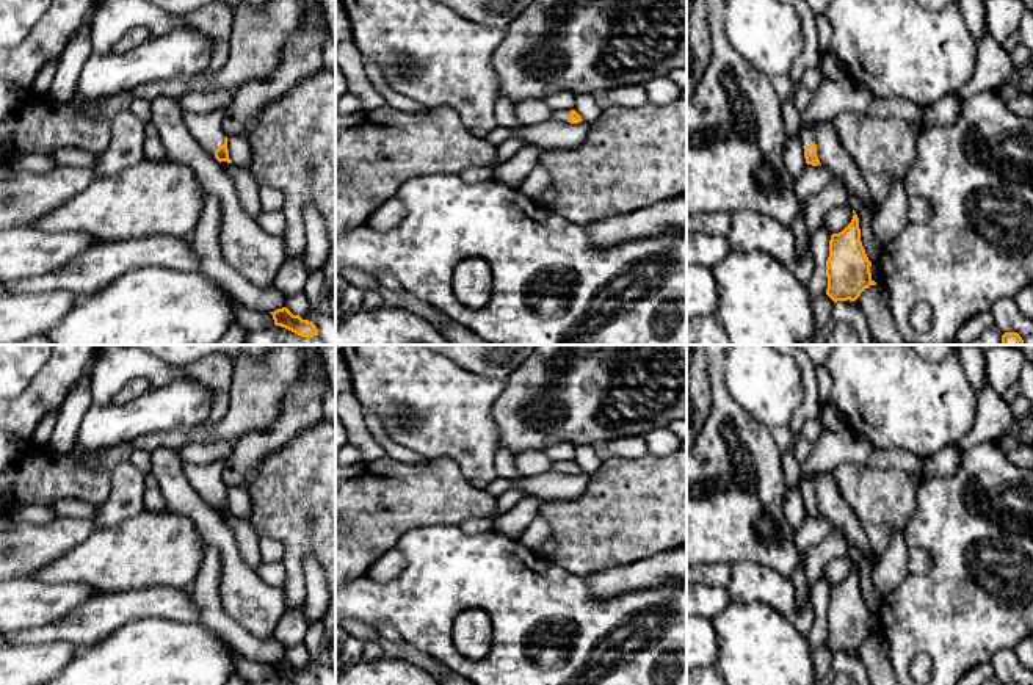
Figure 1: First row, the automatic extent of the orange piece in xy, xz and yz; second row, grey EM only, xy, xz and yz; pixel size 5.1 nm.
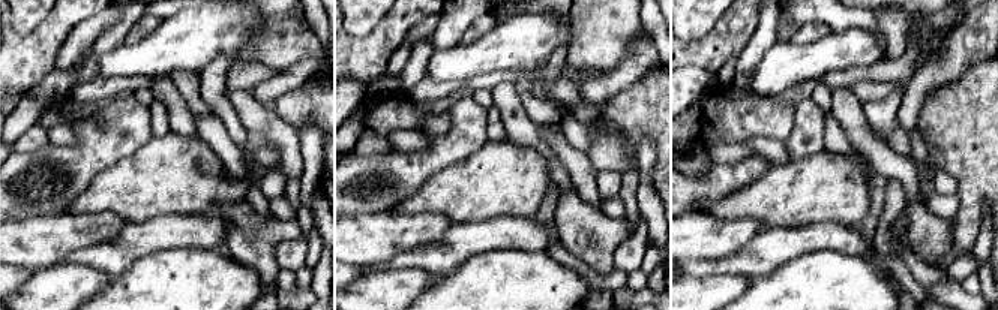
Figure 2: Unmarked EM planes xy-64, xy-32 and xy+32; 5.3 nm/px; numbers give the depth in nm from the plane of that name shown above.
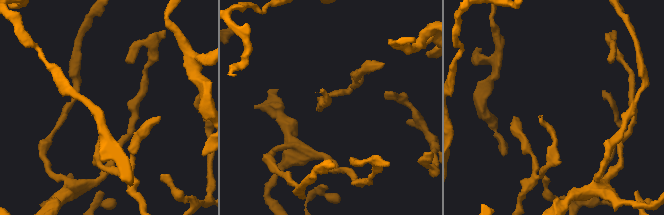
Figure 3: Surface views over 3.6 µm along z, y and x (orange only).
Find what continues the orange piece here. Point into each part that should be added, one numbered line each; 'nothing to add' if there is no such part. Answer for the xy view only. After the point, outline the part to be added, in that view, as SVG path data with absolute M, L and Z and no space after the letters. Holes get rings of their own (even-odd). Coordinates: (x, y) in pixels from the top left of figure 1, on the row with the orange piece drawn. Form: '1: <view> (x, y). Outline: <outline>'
1: xy (206, 127). Outline: M213 108L205 113L183 111L183 121L194 140L212 155L224 144L223 130L226 111Z

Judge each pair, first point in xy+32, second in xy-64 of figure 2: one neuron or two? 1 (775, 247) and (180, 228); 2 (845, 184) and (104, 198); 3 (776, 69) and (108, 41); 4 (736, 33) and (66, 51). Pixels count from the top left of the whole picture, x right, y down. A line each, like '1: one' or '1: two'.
1: one
2: one
3: two
4: two

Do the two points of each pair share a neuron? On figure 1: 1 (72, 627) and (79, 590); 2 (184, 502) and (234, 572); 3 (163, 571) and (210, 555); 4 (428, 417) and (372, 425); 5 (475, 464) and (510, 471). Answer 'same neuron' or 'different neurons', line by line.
1: different neurons
2: same neuron
3: different neurons
4: different neurons
5: different neurons

